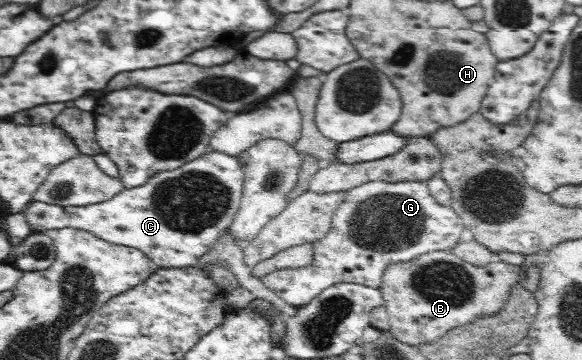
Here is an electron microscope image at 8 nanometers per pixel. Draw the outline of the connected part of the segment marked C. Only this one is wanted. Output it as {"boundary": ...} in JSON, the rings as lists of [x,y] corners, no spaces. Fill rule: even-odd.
{"boundary":[[[208,151],[195,161],[187,162],[183,166],[173,170],[166,170],[162,173],[154,174],[154,176],[142,186],[136,188],[124,189],[122,193],[117,194],[114,198],[106,200],[105,202],[98,202],[94,205],[87,206],[57,206],[54,204],[47,204],[39,201],[29,201],[21,210],[25,217],[25,222],[28,224],[30,230],[33,233],[45,233],[47,230],[59,230],[63,227],[74,227],[75,230],[87,231],[91,234],[98,235],[103,240],[112,242],[113,244],[120,244],[121,246],[127,246],[141,250],[144,254],[147,254],[148,258],[151,258],[152,262],[156,263],[159,268],[190,268],[200,265],[200,259],[209,252],[214,242],[218,240],[218,234],[227,229],[231,222],[233,222],[235,214],[240,207],[241,197],[243,193],[243,182],[246,181],[246,176],[243,175],[242,166],[239,165],[239,160],[236,157],[224,154],[223,152]]]}

